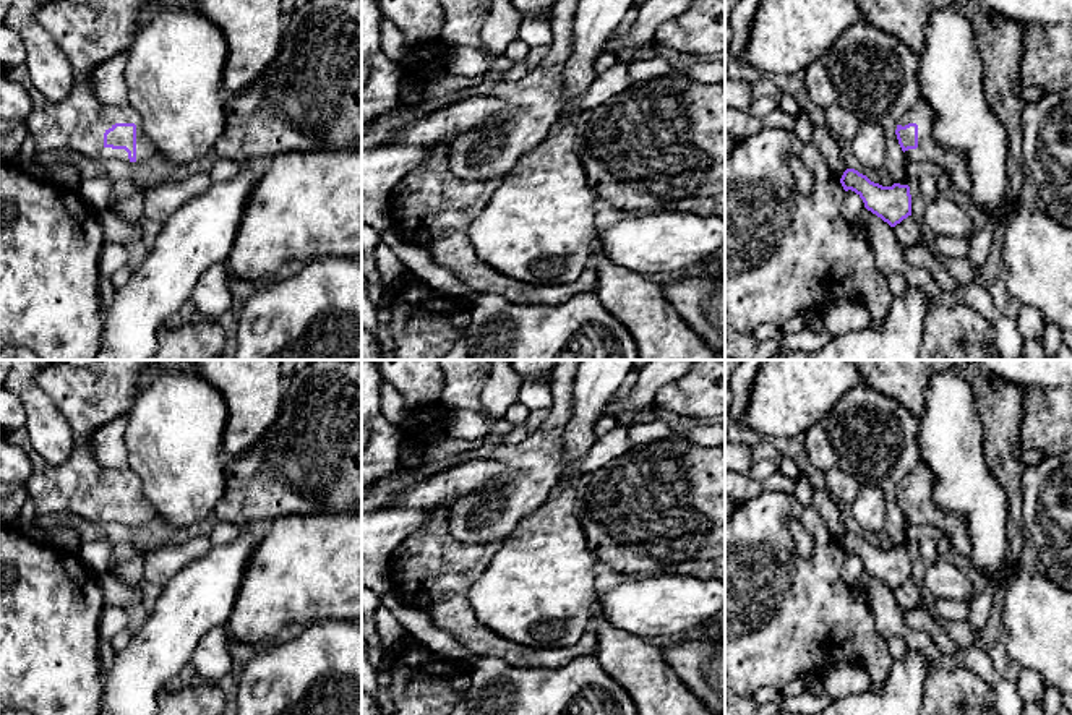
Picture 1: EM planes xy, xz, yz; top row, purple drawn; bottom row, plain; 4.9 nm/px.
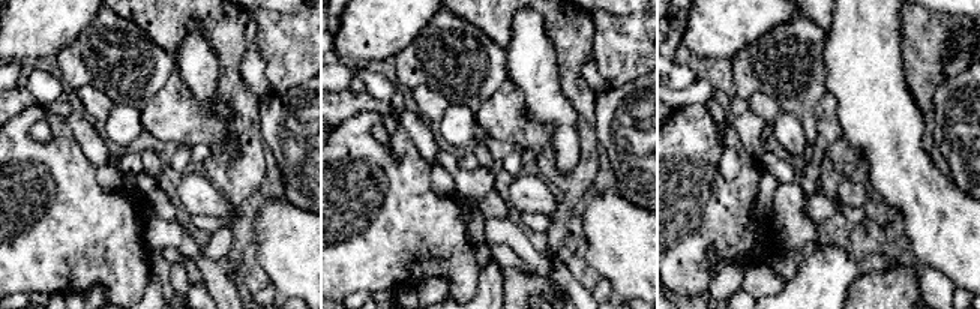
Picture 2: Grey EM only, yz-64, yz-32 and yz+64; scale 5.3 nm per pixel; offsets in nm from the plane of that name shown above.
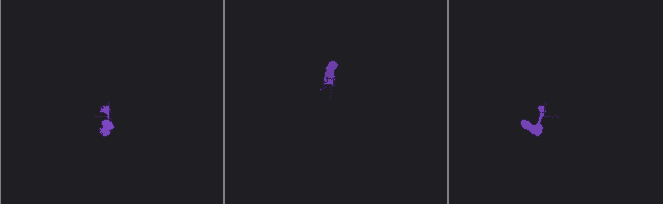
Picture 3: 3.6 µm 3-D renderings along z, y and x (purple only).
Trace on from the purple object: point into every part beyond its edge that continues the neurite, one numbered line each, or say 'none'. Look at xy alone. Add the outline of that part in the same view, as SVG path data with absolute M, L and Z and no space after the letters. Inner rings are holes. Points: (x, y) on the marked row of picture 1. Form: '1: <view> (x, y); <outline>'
1: xy (90, 34); M47 0L39 8L39 24L52 34L73 68L71 91L60 102L49 101L34 86L28 89L34 109L26 126L39 152L71 149L88 159L130 162L125 149L104 146L104 133L115 123L135 123L136 162L156 156L143 135L139 113L130 105L99 102L91 88L94 68L123 54L148 15L146 0L92 0L86 5Z

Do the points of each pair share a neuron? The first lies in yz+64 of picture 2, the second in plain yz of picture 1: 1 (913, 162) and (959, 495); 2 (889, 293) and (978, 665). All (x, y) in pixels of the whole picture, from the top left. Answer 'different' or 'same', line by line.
1: same
2: different

